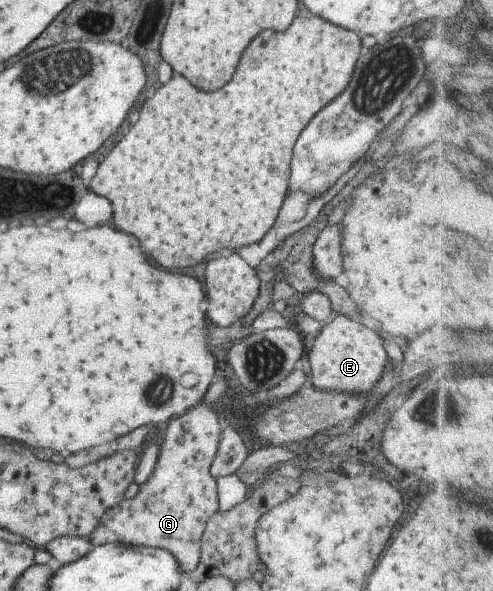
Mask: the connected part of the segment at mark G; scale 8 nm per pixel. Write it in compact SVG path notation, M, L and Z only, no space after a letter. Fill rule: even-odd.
M217 358L213 381L208 385L208 390L201 398L202 401L183 415L172 418L163 426L154 471L142 485L139 485L138 493L132 499L123 499L118 505L103 513L98 526L88 538L93 547L115 542L128 543L128 545L140 544L143 547L160 547L164 551L170 551L176 557L176 563L182 573L193 575L199 564L200 539L203 537L204 527L208 519L218 512L214 478L209 474L209 467L214 460L217 445L221 439L219 413L220 410L227 410L229 393L234 384L229 372L229 366L226 365L224 358Z

